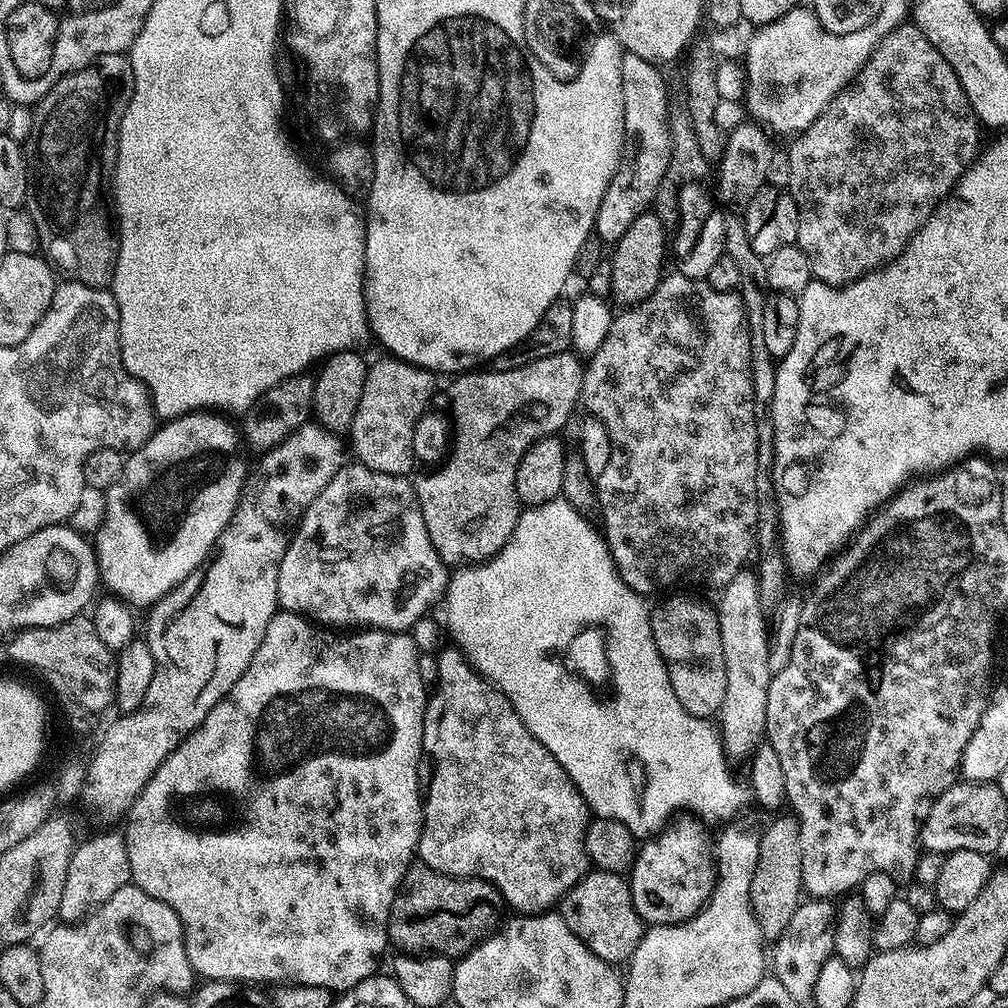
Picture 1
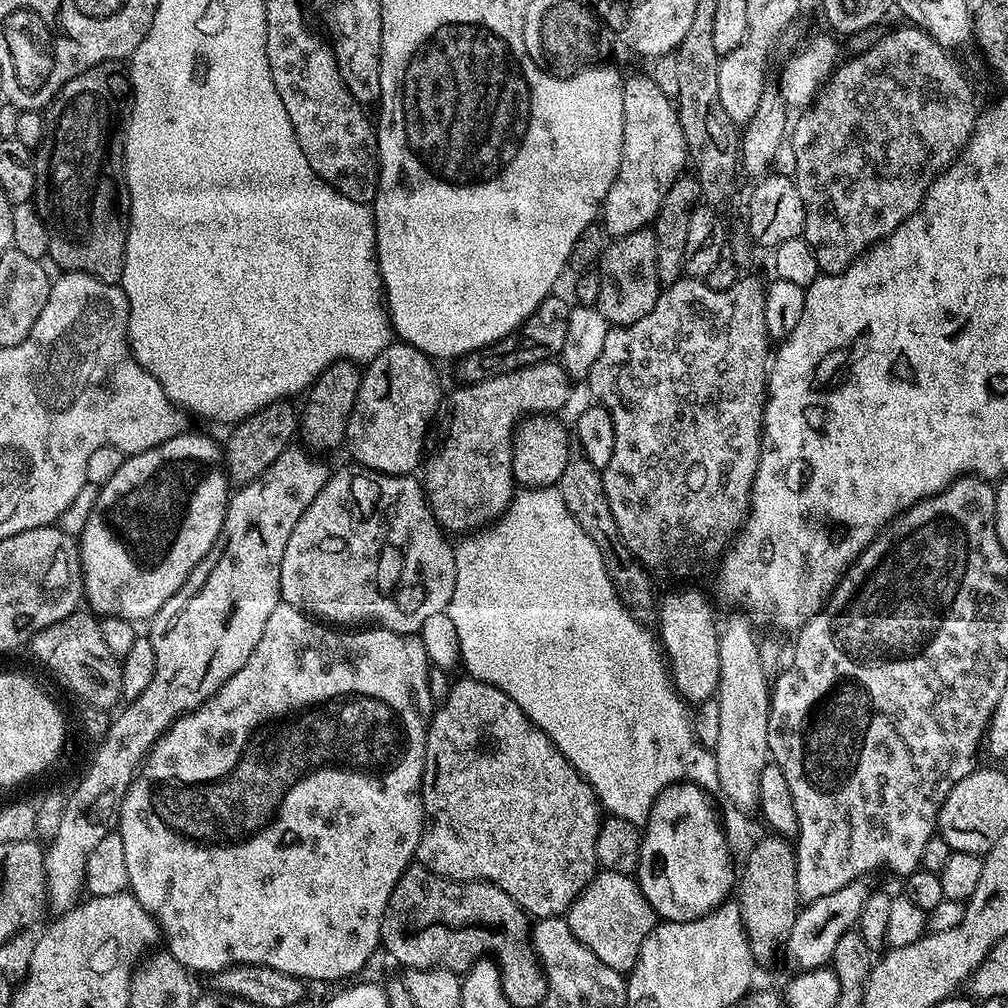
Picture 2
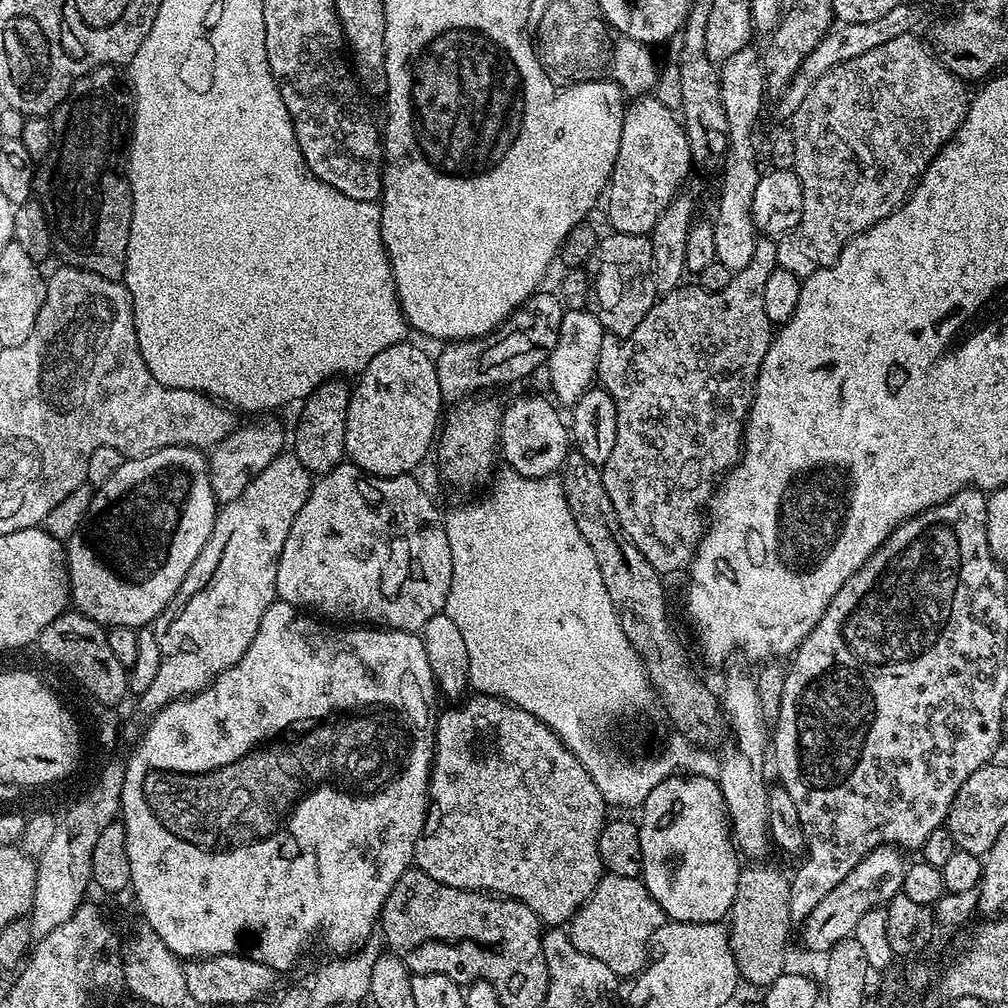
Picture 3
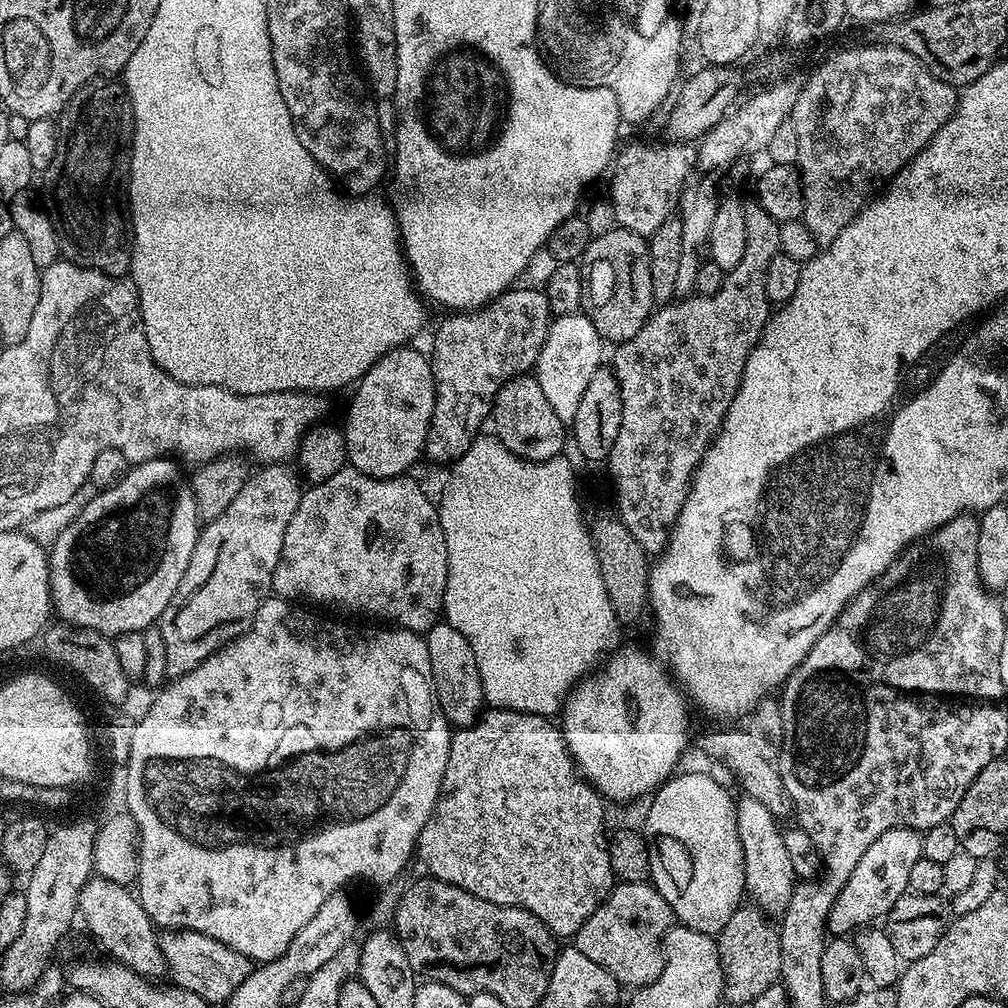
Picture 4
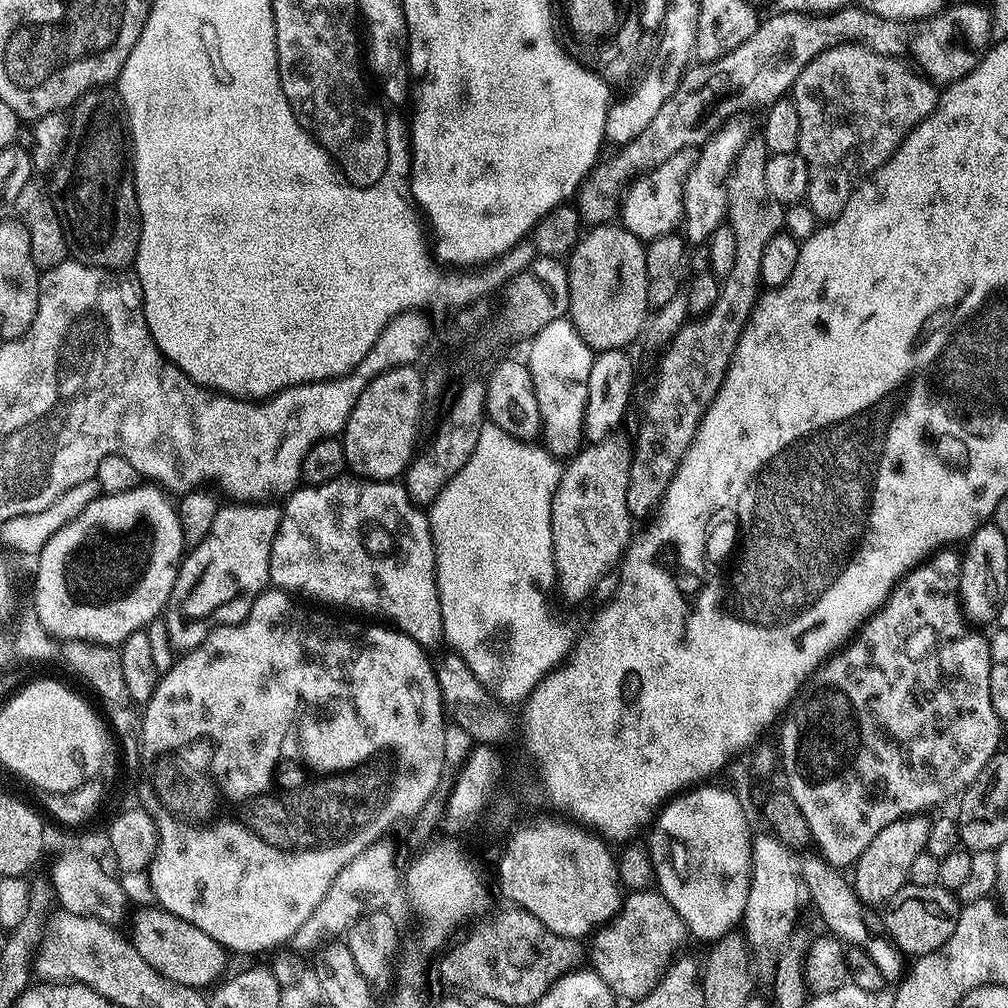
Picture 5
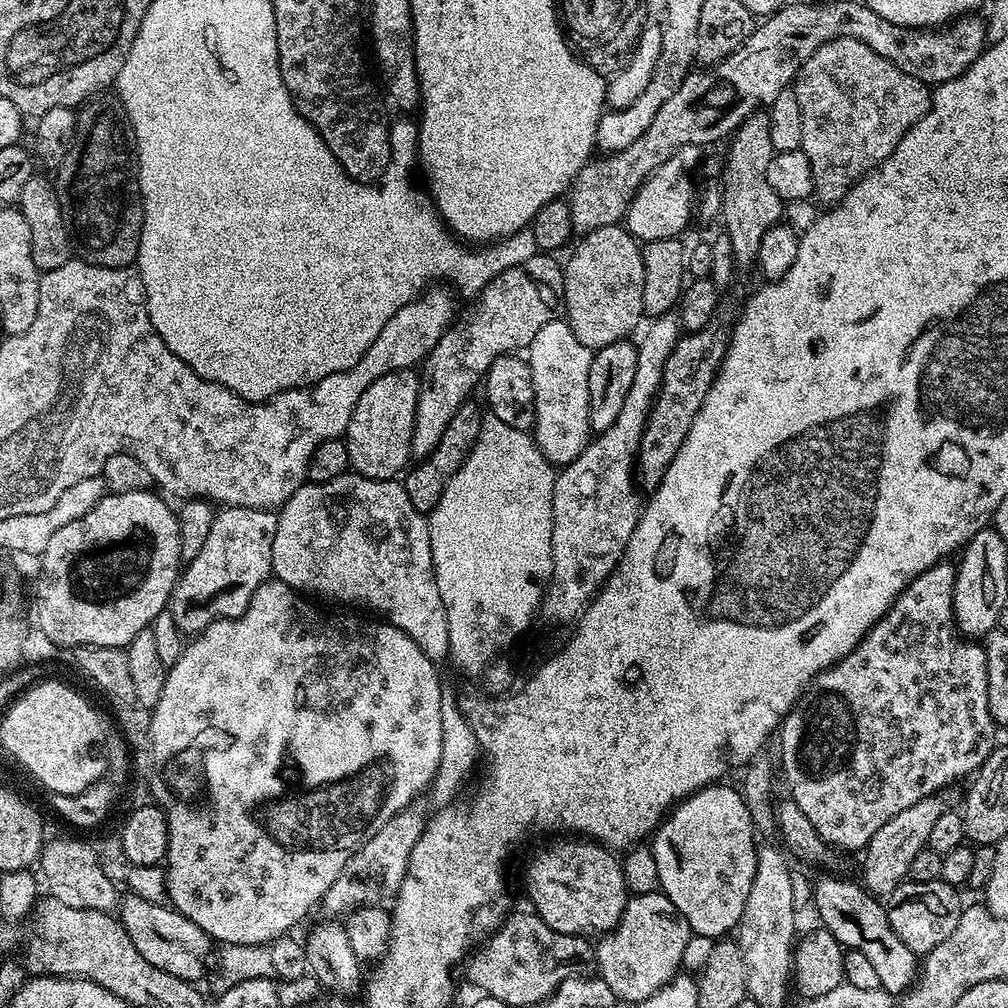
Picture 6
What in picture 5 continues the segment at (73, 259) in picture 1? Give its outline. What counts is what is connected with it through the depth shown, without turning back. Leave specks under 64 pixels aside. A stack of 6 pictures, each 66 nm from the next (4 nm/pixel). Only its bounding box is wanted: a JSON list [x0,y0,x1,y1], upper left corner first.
[50,86,140,270]

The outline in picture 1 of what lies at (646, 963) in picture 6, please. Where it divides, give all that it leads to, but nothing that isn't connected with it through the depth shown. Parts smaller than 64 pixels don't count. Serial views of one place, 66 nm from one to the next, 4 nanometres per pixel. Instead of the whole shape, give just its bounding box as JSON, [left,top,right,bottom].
[558,871,646,966]

